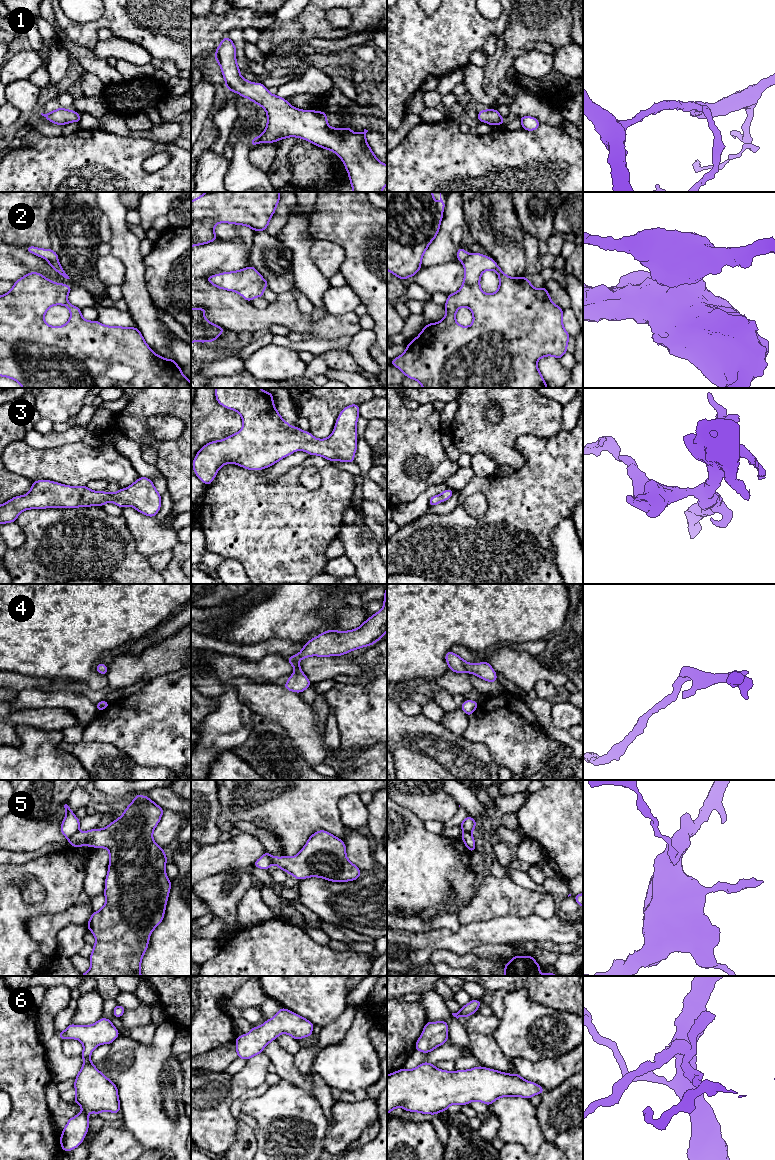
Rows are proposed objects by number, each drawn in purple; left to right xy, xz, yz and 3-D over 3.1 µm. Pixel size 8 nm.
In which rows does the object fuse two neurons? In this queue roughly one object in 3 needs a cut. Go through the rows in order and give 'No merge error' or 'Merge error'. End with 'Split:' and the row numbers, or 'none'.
1: No merge error
2: Merge error
3: No merge error
4: No merge error
5: Merge error
6: No merge error
Split: 2, 5

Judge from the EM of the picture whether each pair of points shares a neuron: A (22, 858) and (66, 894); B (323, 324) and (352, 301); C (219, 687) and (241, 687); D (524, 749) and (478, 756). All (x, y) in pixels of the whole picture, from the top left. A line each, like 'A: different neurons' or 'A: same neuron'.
A: different neurons
B: different neurons
C: same neuron
D: different neurons

